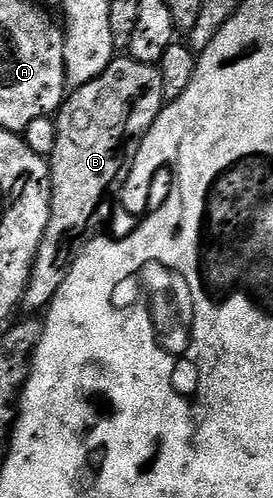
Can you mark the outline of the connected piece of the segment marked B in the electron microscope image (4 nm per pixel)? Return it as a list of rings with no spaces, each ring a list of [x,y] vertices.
[[[130,55],[116,56],[97,79],[66,94],[55,117],[57,141],[49,158],[49,223],[45,235],[41,235],[23,292],[21,309],[27,312],[24,314],[39,315],[46,310],[87,242],[110,219],[111,197],[120,196],[131,174],[131,163],[164,104],[158,65],[137,63]]]

